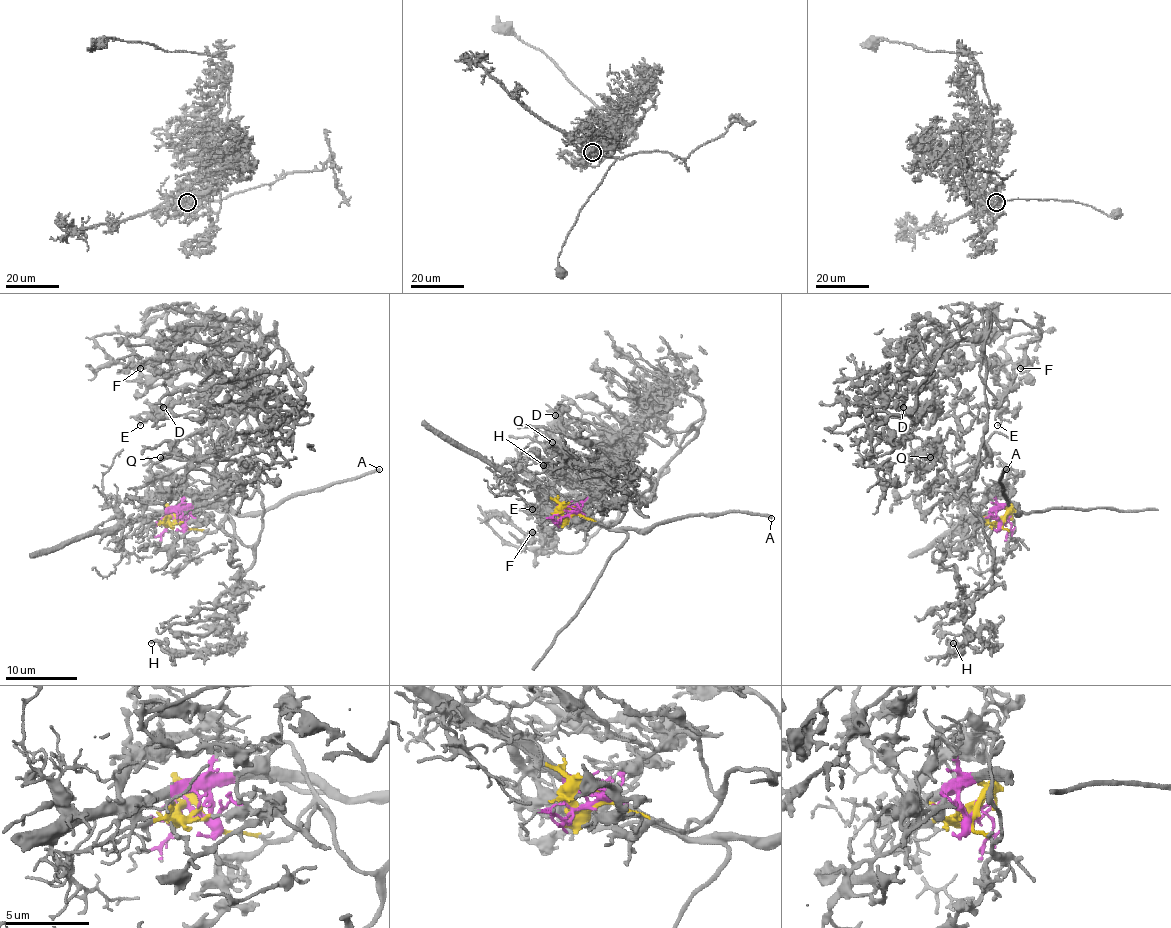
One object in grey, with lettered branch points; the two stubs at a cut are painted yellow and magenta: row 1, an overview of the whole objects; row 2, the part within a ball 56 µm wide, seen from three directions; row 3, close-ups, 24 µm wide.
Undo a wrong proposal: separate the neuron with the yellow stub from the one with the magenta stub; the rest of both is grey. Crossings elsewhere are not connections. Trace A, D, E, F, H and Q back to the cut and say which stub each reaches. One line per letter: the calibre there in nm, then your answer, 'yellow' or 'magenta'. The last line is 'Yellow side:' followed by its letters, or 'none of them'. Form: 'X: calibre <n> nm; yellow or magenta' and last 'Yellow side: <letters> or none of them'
A: calibre 280 nm; magenta
D: calibre 160 nm; yellow
E: calibre 160 nm; yellow
F: calibre 160 nm; yellow
H: calibre 200 nm; yellow
Q: calibre 140 nm; yellow
Yellow side: D, E, F, H, Q

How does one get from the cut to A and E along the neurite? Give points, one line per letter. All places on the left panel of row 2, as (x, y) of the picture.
A: (174, 518), (196, 506), (230, 507), (242, 515), (260, 515), (292, 497), (321, 491), (379, 468)
E: (176, 518), (258, 540), (260, 341), (304, 386), (278, 340), (226, 331), (215, 406), (181, 384), (140, 425)

